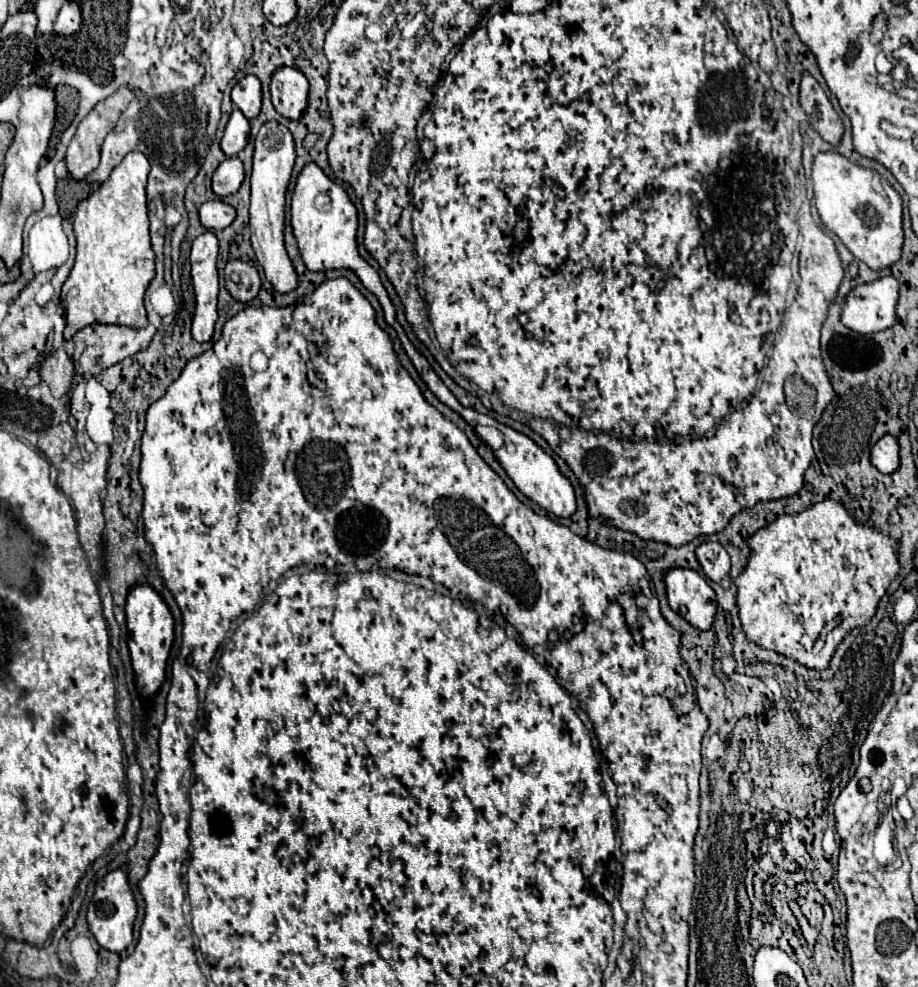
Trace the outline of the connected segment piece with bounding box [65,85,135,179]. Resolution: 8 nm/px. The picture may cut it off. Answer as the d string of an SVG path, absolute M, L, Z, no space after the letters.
M123 85L123 87L119 87L113 95L109 95L109 97L103 99L103 101L99 101L99 103L91 109L91 113L79 123L77 133L75 133L75 137L71 139L71 143L69 143L69 147L67 147L67 155L65 155L65 161L67 161L67 167L69 167L69 175L71 175L73 179L85 179L93 169L97 169L97 165L99 165L99 151L101 151L101 145L103 145L103 139L105 139L105 135L115 127L119 115L127 109L127 105L133 101L133 97L135 97L135 95L133 95L133 89L127 87L127 85Z

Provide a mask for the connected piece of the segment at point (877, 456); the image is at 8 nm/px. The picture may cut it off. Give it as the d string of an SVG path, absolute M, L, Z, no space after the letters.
M885 435L875 443L871 449L871 465L885 475L891 475L899 467L899 443L893 435Z

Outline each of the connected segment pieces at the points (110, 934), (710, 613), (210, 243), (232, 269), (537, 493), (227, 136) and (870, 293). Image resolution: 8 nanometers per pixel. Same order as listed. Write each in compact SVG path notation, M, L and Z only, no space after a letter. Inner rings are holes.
M115 869L115 871L107 873L101 881L97 881L93 899L91 899L89 909L87 909L87 923L89 923L93 937L97 939L97 943L103 949L113 951L113 953L121 953L123 949L129 947L129 943L133 941L135 915L137 915L137 905L135 905L131 887L127 883L125 871Z
M671 569L665 573L669 605L693 627L709 631L717 613L715 591L693 569Z
M213 231L199 235L191 245L191 283L195 289L193 339L205 343L213 335L217 321L217 237Z
M229 261L225 267L225 287L231 293L233 299L237 301L251 301L257 297L259 289L261 289L261 279L259 279L259 271L245 261ZM231 273L237 273L241 277L239 283L231 281Z
M493 421L493 427L497 427L505 435L505 445L499 451L495 451L495 457L499 459L499 463L507 471L507 475L513 479L513 483L517 485L517 489L525 497L529 497L531 501L535 501L539 507L543 507L547 513L555 513L557 517L571 517L575 513L575 509L577 509L575 491L573 491L571 481L559 471L559 467L553 461L553 457L547 455L527 435L517 433L515 429L511 429L507 425L501 425L497 421Z
M233 109L221 139L221 151L227 157L235 157L247 145L247 139L249 139L249 121L239 109Z
M879 277L849 291L841 311L841 323L859 333L877 333L895 325L899 283L895 277Z

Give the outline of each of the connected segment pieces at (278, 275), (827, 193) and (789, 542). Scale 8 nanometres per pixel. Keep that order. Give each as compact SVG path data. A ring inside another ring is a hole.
M265 123L255 139L255 153L253 153L253 173L251 173L251 245L255 249L257 261L261 263L265 277L271 281L275 291L287 293L297 287L297 273L293 263L285 251L283 243L283 221L285 221L285 193L291 177L295 161L295 143L291 131L277 123Z
M819 151L813 159L815 205L823 225L871 269L891 267L901 257L901 197L875 169L855 165L837 151Z
M831 499L827 501L821 501L821 503L815 503L813 507L801 511L799 515L783 515L779 517L775 523L771 523L769 527L765 529L759 529L749 541L749 547L753 549L751 557L749 557L749 563L745 567L745 571L737 577L737 607L739 607L739 615L741 615L741 625L743 625L743 631L747 635L749 641L765 647L765 649L771 649L771 651L777 651L785 657L793 657L795 661L807 665L807 667L813 667L813 669L825 669L829 665L829 659L831 655L835 653L837 645L843 641L843 637L853 629L853 627L861 627L865 623L869 623L869 619L875 615L875 609L877 609L877 603L881 601L881 597L885 595L887 591L887 585L895 579L897 571L899 571L899 561L897 561L897 543L887 535L887 533L877 533L875 529L867 527L867 525L857 525L853 521L853 517L847 513L847 509Z

